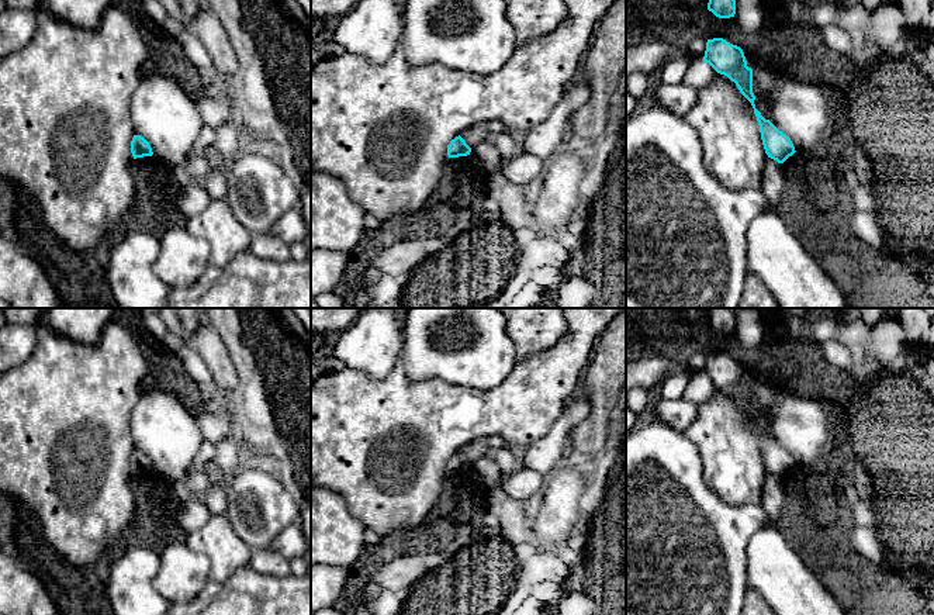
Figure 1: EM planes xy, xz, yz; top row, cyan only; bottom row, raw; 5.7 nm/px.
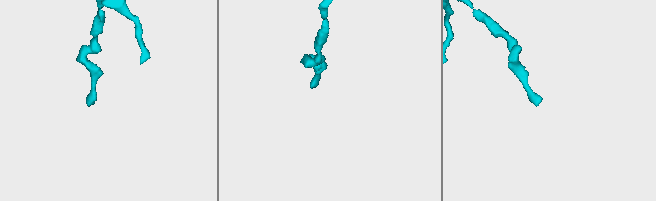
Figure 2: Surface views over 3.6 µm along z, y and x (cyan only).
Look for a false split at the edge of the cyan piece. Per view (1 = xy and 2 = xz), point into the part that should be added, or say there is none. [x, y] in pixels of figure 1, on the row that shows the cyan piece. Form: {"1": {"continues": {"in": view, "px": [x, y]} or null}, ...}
{"1": {"continues": null}, "2": {"continues": null}}

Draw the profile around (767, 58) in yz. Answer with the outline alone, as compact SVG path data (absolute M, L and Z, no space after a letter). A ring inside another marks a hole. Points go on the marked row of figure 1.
M764 35L757 44L743 51L747 66L753 69L753 93L755 96L755 108L765 120L769 120L767 111L767 94L769 87L783 76L785 65L799 56L799 48L789 41L779 41Z

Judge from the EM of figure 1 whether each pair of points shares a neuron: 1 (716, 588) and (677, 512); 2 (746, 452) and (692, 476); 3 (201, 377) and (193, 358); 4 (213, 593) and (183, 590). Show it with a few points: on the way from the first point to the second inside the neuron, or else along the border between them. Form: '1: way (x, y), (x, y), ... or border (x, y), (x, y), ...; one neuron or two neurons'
1: way (698, 570), (677, 549), (677, 531); one neuron
2: border (689, 441), (698, 451), (704, 482), (722, 498); two neurons
3: way (200, 373), (193, 362); one neuron
4: border (208, 580), (190, 600); two neurons

